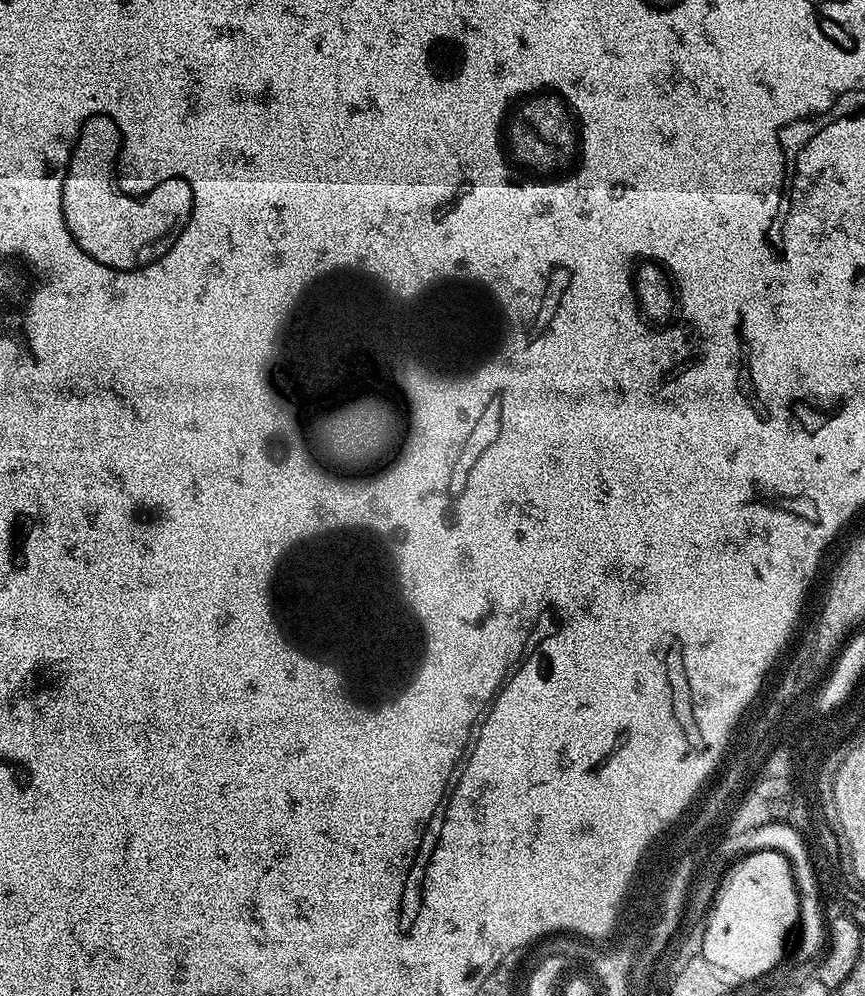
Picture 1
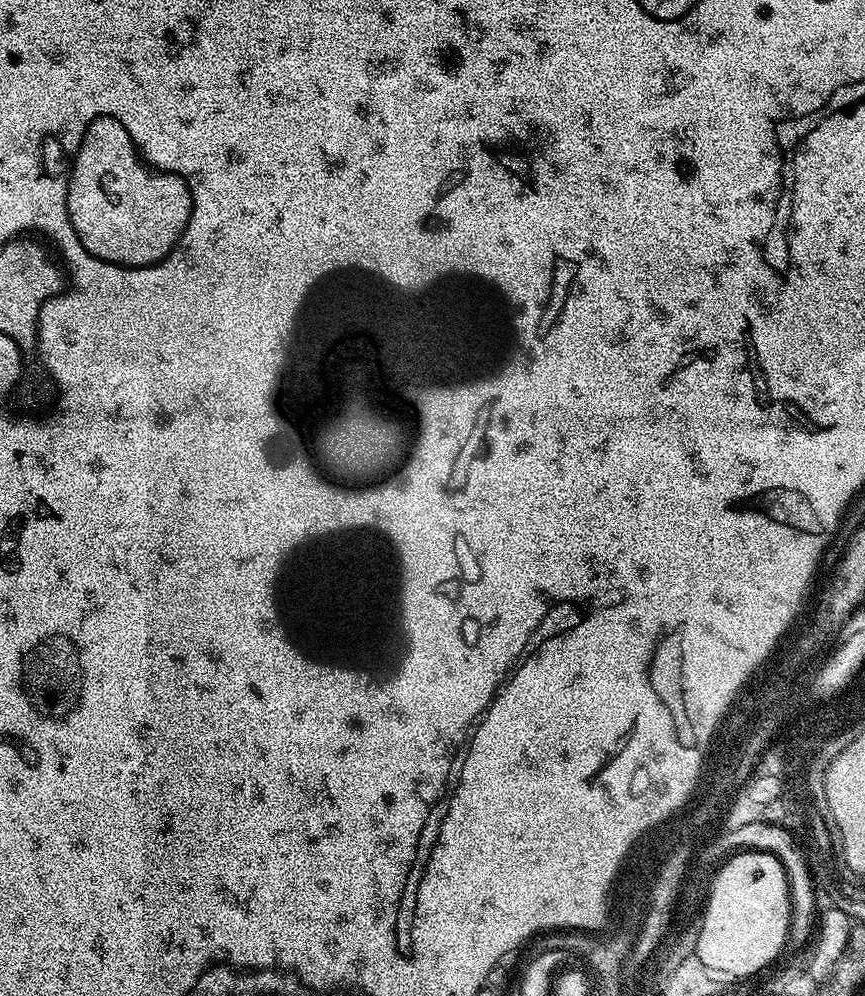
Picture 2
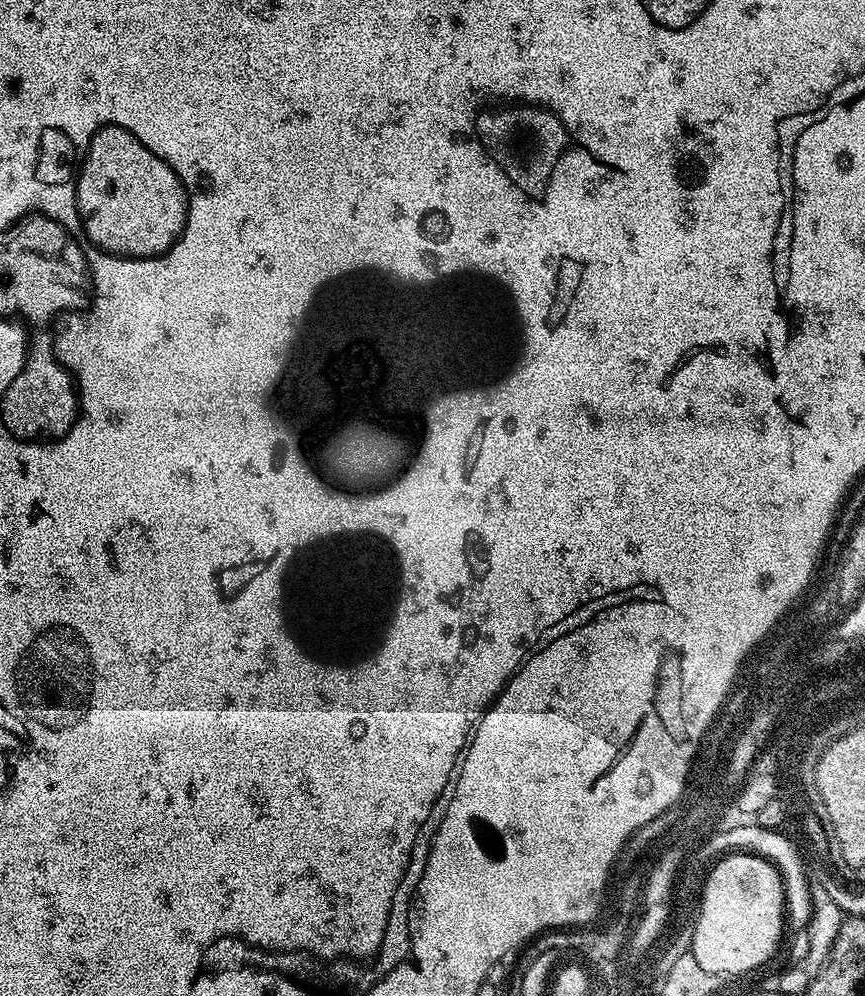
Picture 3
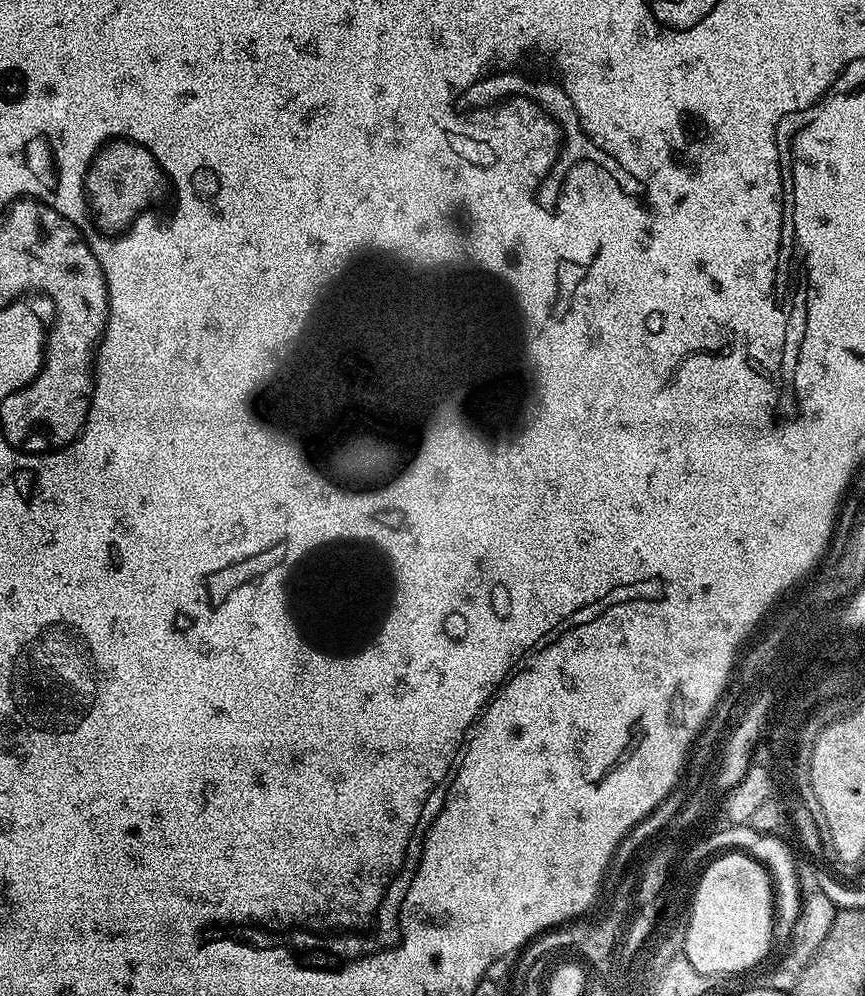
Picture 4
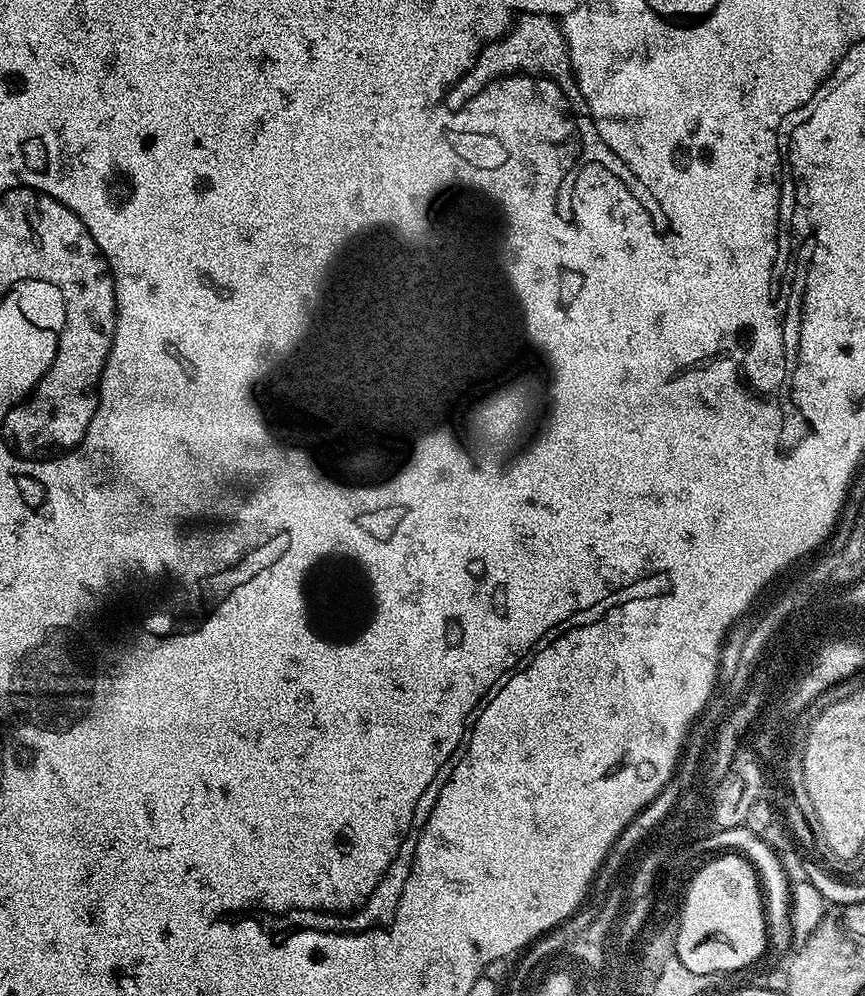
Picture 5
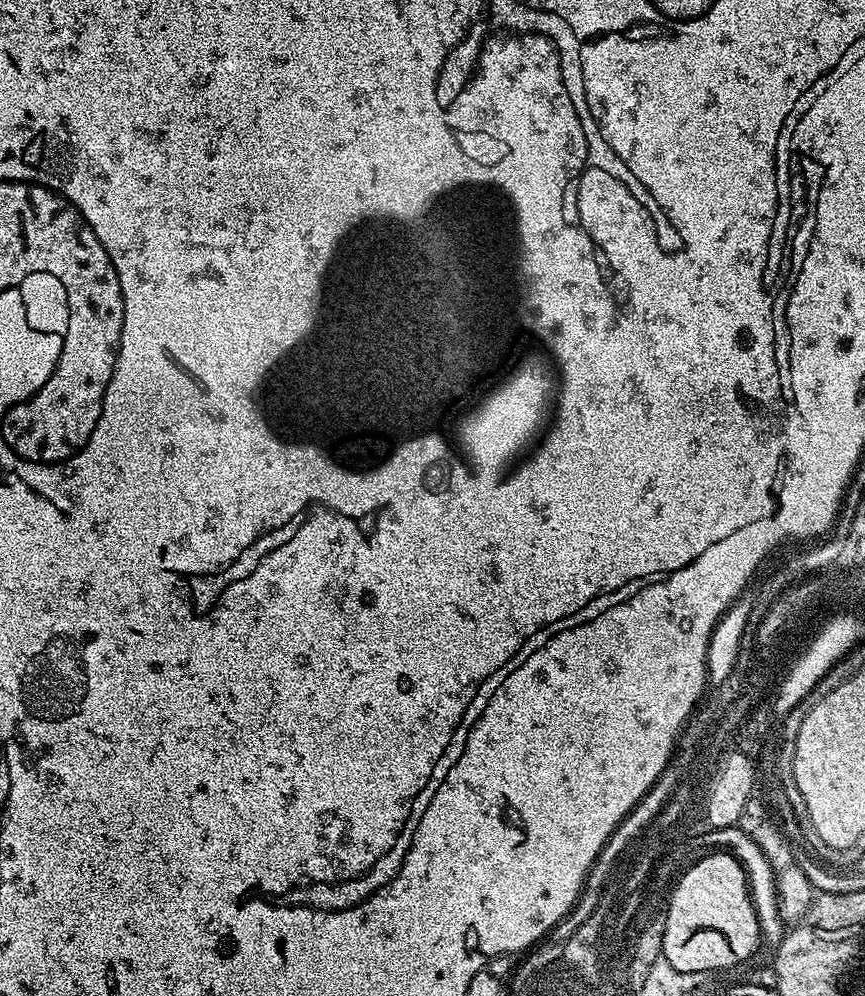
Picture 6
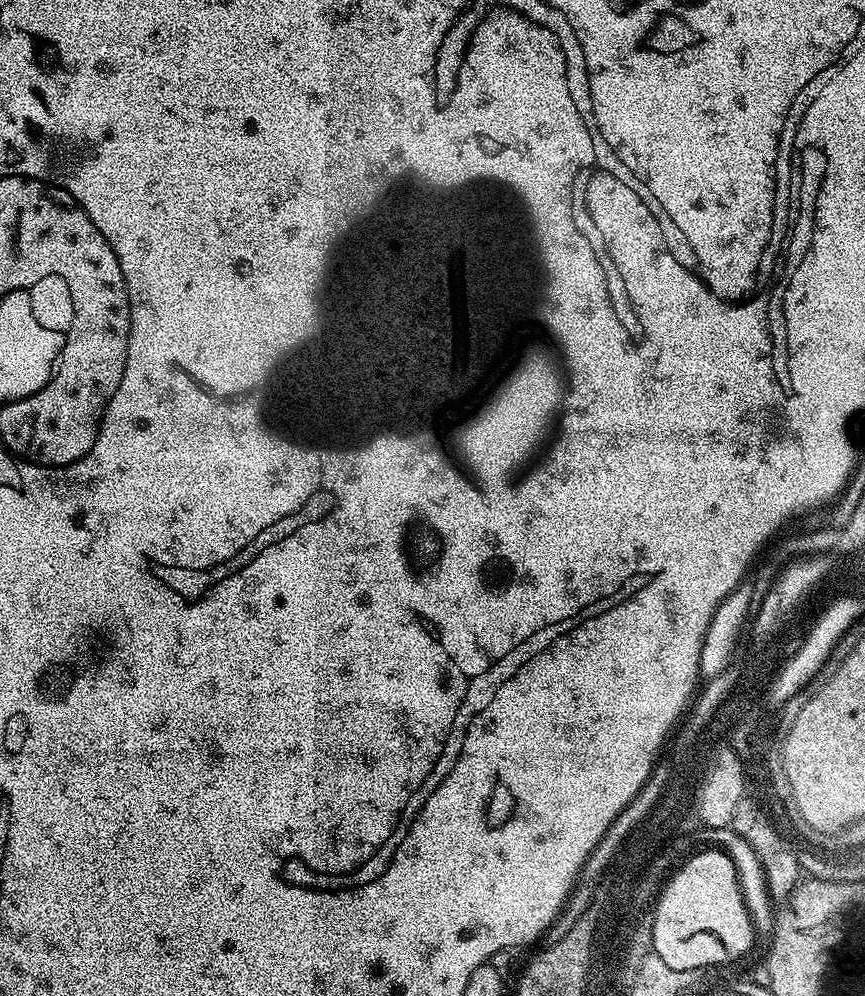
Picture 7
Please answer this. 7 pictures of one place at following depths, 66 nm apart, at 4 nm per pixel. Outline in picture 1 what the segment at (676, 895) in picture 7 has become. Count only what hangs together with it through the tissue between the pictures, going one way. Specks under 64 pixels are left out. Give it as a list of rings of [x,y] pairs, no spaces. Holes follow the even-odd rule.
[[[750,852],[743,860],[737,860],[725,871],[720,886],[724,893],[721,893],[716,915],[712,917],[705,945],[708,959],[744,975],[755,975],[763,972],[768,965],[779,965],[784,956],[784,943],[788,940],[788,931],[797,927],[800,918],[796,879],[792,877],[792,867],[788,859],[780,852]]]

